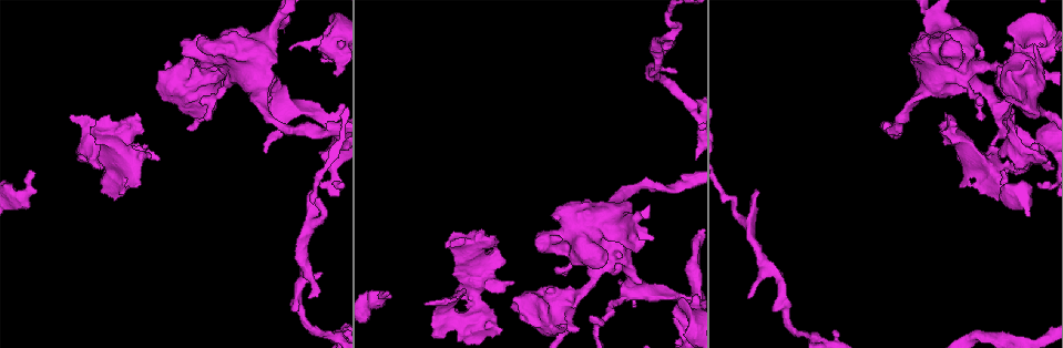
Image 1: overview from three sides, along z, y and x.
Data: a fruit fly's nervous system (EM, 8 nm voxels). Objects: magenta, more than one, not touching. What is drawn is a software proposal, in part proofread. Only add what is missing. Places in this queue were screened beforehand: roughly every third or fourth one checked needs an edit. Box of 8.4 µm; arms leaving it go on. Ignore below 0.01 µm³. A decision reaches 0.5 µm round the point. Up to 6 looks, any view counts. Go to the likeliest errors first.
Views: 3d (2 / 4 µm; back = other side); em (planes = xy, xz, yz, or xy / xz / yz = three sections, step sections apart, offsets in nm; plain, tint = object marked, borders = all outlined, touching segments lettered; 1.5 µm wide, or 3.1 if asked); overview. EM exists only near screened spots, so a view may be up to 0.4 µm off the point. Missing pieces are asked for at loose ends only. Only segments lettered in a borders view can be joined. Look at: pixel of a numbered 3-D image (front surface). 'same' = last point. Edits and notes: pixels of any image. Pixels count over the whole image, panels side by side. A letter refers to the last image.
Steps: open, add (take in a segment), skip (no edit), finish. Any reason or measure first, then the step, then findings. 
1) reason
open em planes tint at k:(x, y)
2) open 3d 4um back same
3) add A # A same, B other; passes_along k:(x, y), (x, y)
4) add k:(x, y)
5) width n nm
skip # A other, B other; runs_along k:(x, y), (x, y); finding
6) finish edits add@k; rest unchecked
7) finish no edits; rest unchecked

branch stops here
open 3d 2um at 1:(687, 302)

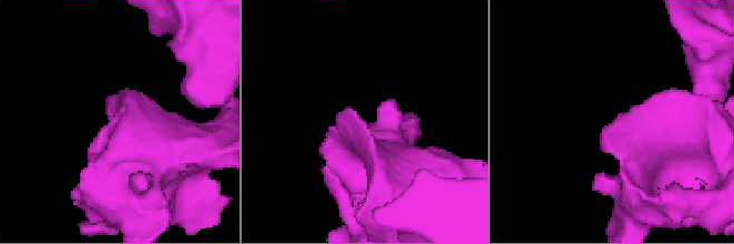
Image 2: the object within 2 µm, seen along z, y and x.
open em xz step 4 borders at 2:(114, 120)

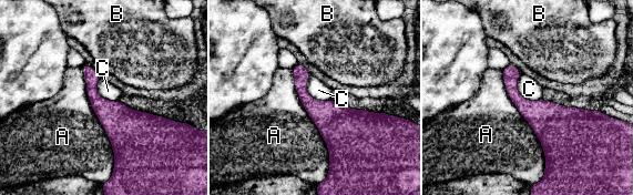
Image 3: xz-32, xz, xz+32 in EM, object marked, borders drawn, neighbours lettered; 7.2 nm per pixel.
skip # A other, B other, C other; border 3:(81, 68), (113, 172); no lettered segment goes on from it

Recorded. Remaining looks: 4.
free end
open em yz step 8 borders at 1:(756, 190)

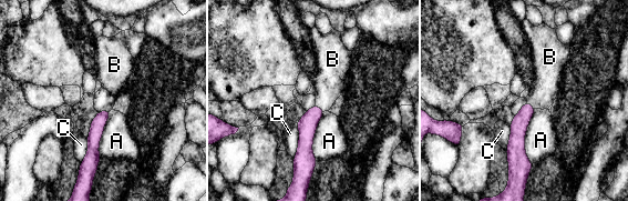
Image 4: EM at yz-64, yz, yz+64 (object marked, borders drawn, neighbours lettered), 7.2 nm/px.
cut it another way
open em planes borders same

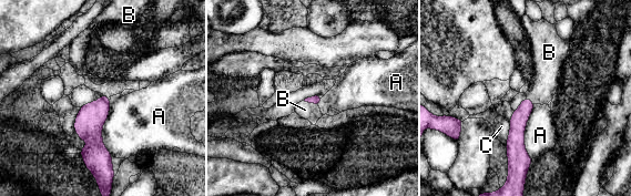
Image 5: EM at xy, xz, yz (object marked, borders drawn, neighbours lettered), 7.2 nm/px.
add B # A other, B same, C other; passes_along 5:(316, 100), (311, 102), (305, 110); it goes on there

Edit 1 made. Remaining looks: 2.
free end
open em planes borders at 1:(1013, 116)

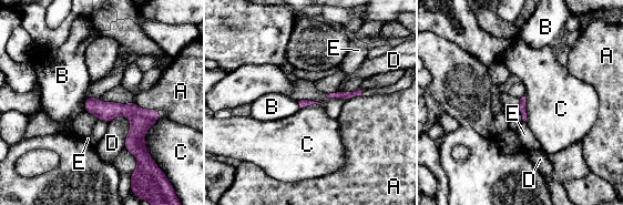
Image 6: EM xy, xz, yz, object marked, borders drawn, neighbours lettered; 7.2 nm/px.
skip # A other, B other, C other, D other, E other; none of them fits

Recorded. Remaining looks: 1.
finish edits add@5; rest unchecked

